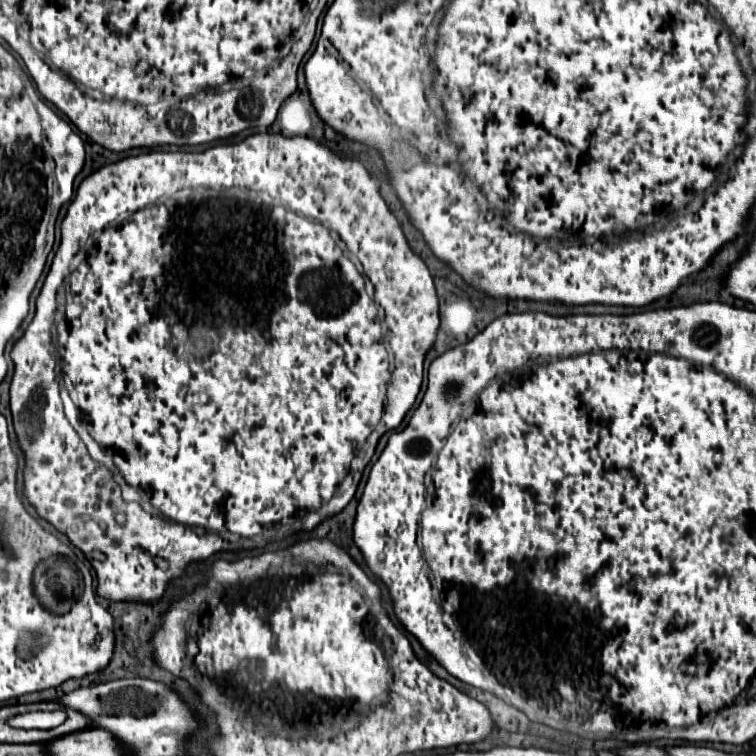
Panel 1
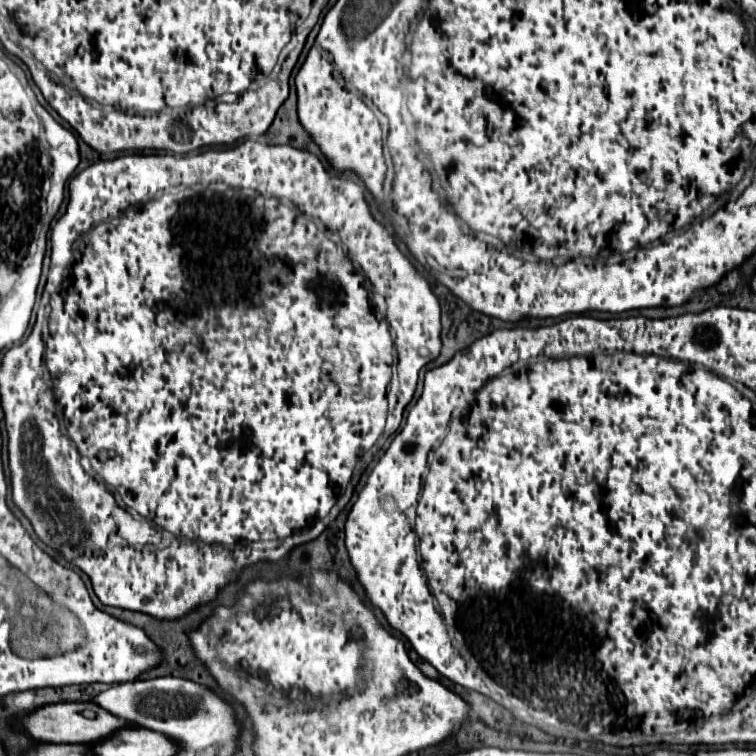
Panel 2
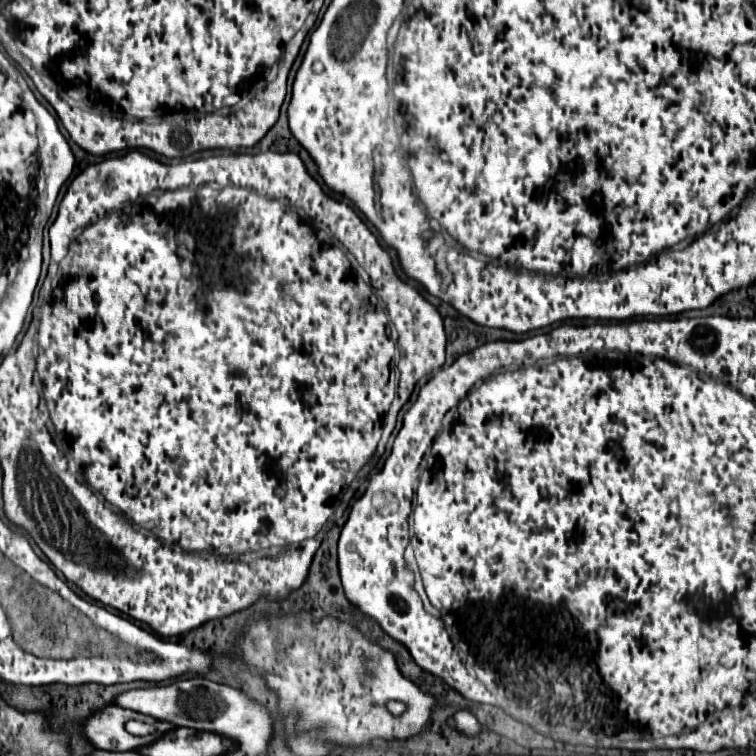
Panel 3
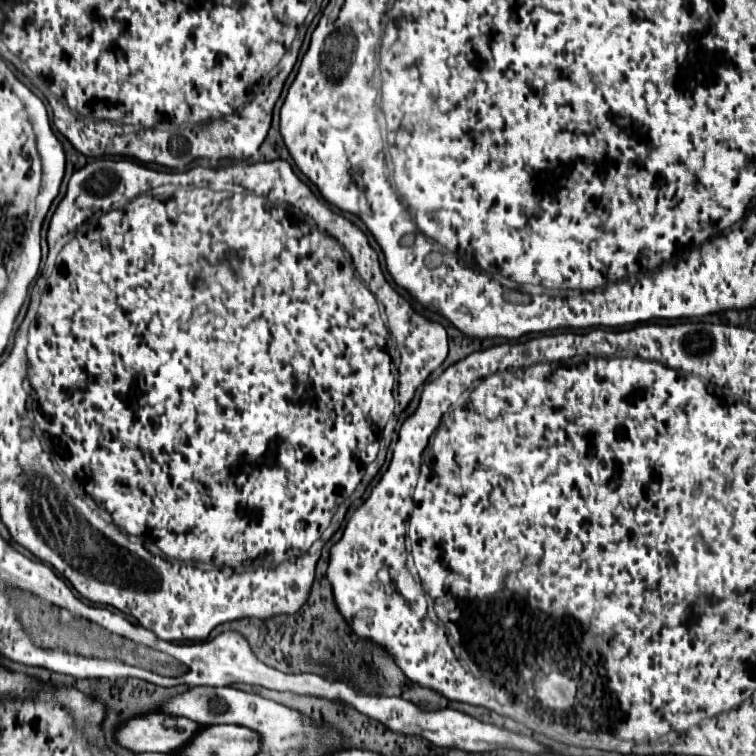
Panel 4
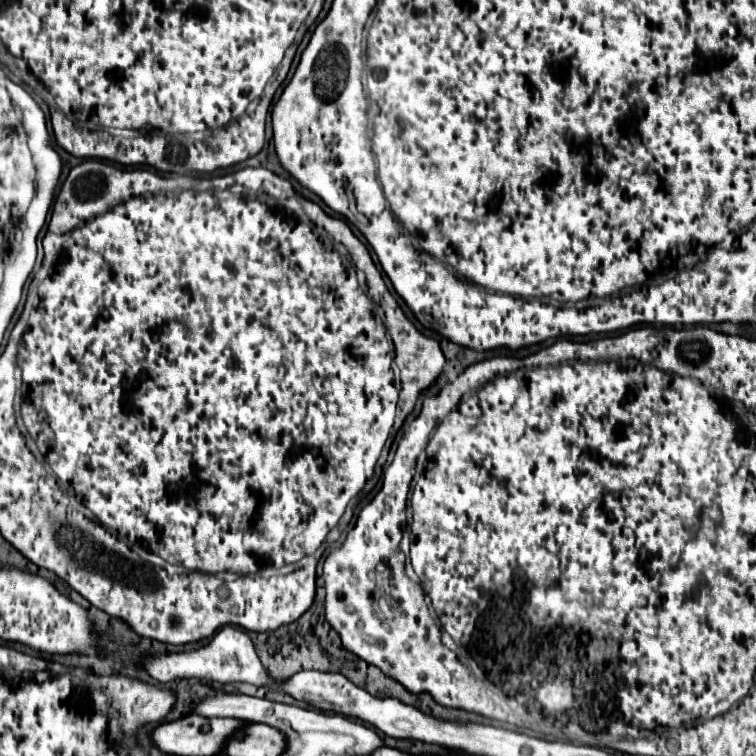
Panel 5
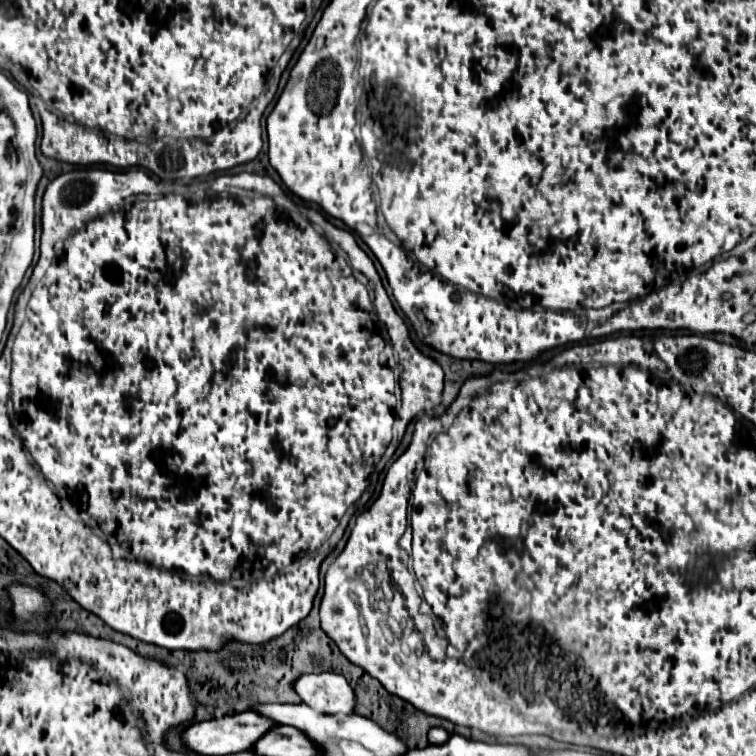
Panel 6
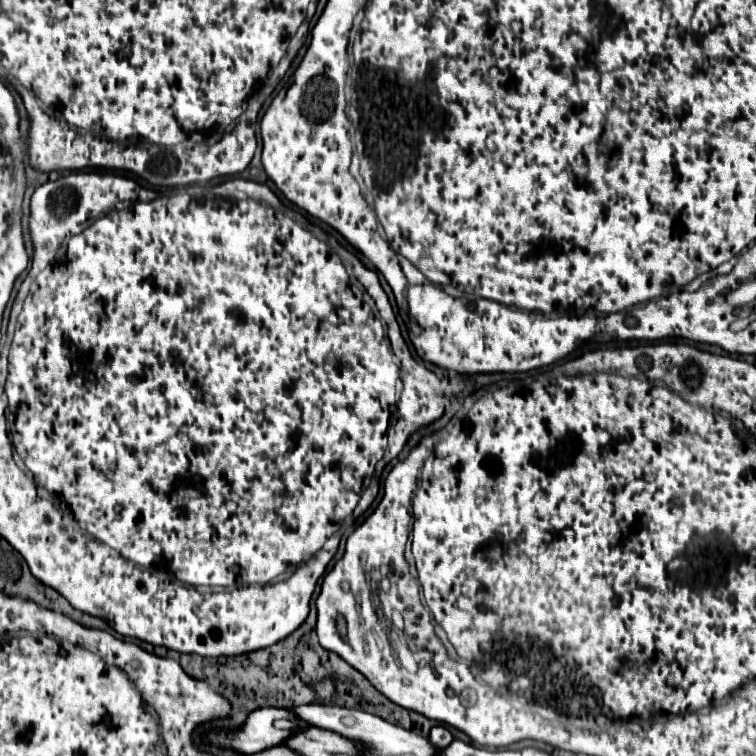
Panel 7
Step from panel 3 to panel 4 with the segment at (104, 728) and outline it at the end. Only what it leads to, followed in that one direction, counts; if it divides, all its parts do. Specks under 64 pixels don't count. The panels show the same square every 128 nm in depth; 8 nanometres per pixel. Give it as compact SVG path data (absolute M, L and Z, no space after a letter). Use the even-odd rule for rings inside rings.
M162 712L130 718L116 732L116 740L118 744L134 752L170 754L176 752L176 748L180 748L180 744L184 744L184 740L188 740L192 732L200 732L200 728L204 728L182 716L176 716L174 728L168 728L166 718L168 716Z

